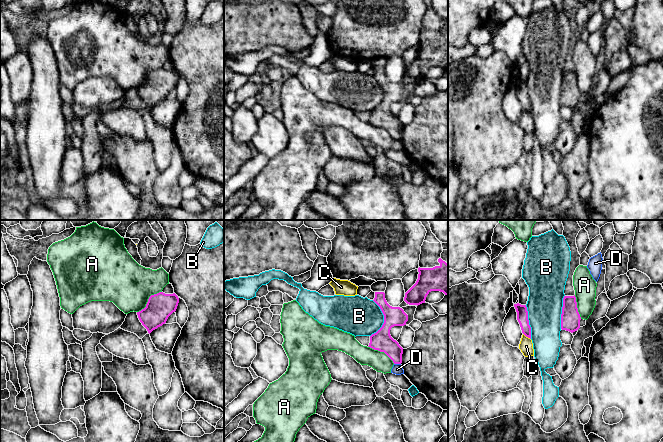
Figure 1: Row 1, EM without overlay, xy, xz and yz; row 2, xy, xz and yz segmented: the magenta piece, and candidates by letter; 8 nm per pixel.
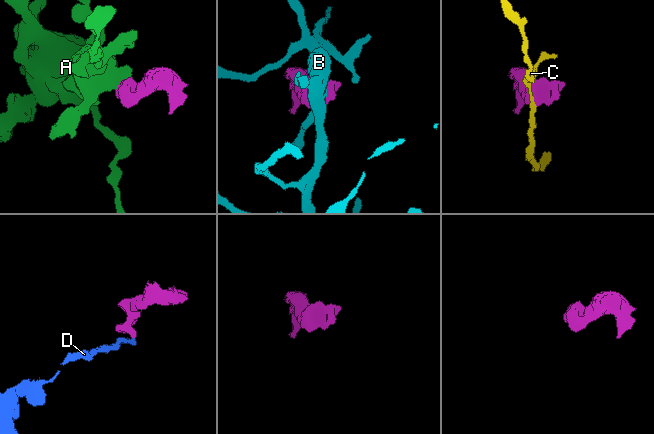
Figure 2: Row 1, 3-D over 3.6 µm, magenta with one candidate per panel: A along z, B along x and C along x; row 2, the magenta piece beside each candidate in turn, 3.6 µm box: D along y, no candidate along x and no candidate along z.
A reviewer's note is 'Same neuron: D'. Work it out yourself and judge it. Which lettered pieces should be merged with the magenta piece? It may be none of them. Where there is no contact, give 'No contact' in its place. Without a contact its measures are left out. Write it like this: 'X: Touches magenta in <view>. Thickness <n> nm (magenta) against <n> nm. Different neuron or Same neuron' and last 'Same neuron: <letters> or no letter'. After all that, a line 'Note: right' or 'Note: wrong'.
A: Touches magenta in xy. Thickness 220 nm (magenta) against 380 nm. Different neuron
B: Touches magenta in xz. Thickness 160 nm (magenta) against 320 nm. Different neuron
C: Touches magenta in yz. Thickness 100 nm (magenta) against 110 nm. Different neuron
D: Touches magenta in xz. Thickness 160 nm (magenta) against 90 nm. Different neuron
Same neuron: no letter
Note: wrong

